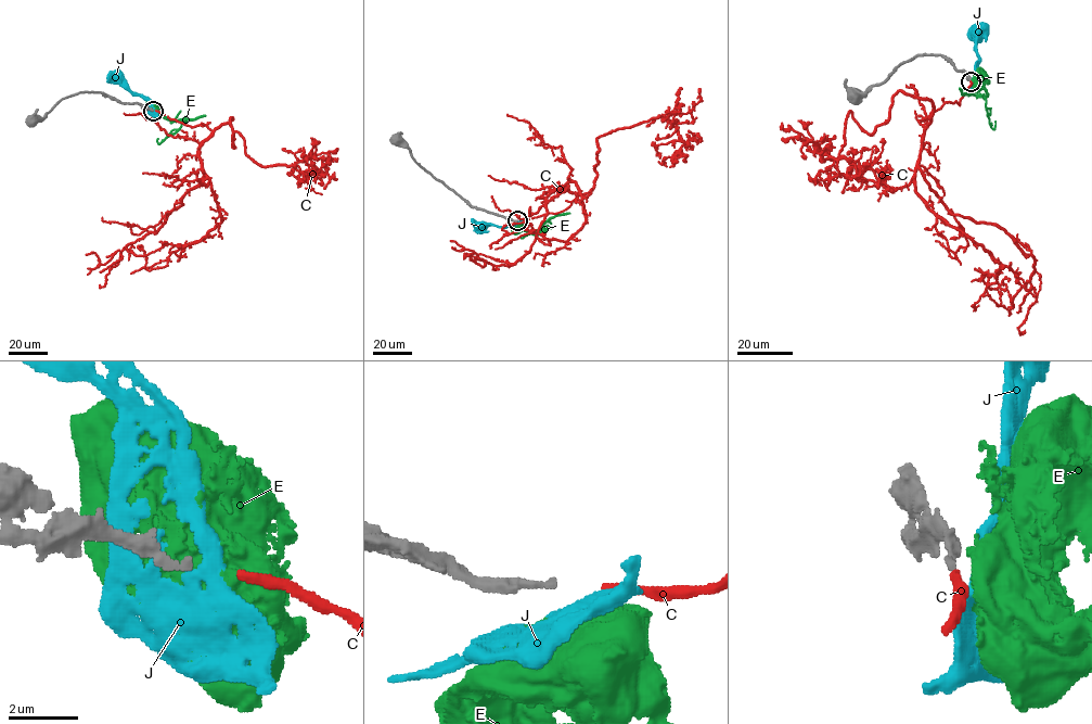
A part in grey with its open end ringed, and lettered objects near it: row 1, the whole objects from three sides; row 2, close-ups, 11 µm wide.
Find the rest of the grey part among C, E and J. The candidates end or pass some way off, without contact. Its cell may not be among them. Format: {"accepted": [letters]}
{"accepted": []}

